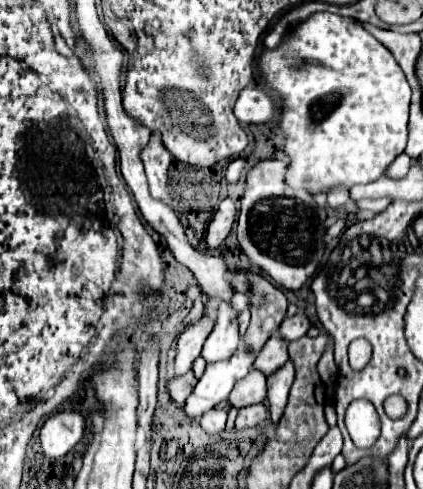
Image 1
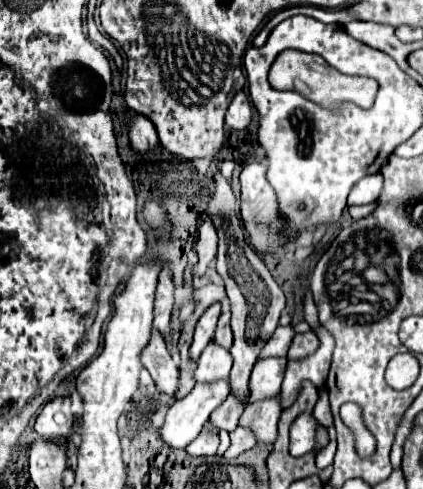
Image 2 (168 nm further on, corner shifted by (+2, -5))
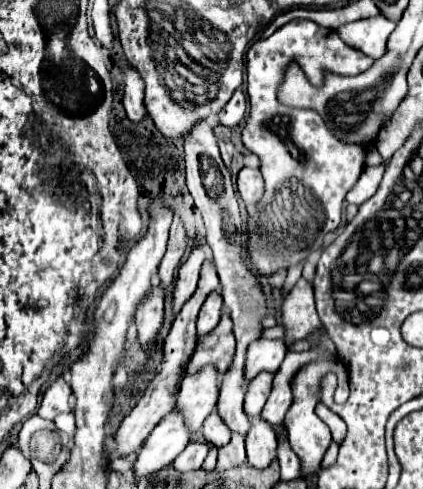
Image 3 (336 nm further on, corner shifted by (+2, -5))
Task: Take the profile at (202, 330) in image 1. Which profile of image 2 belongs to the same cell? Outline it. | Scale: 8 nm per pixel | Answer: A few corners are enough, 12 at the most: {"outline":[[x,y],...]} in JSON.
{"outline":[[213,303],[199,319],[189,355],[197,359],[213,339],[221,305]]}

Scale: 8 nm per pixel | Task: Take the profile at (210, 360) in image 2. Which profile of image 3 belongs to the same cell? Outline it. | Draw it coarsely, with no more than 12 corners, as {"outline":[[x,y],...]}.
{"outline":[[213,365],[183,377],[175,407],[191,433],[217,407]]}

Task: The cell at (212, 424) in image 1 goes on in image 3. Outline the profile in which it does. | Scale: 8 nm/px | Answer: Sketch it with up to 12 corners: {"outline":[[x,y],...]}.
{"outline":[[191,441],[173,461],[179,471],[199,469],[209,453],[205,441]]}

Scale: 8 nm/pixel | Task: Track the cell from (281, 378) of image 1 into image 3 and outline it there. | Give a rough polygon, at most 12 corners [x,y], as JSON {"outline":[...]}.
{"outline":[[261,415],[249,417],[247,461],[263,469],[277,457],[277,435]]}

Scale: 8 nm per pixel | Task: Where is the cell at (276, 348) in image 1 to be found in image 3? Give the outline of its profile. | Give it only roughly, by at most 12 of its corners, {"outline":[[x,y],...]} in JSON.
{"outline":[[259,373],[245,393],[245,413],[259,415],[275,373]]}

